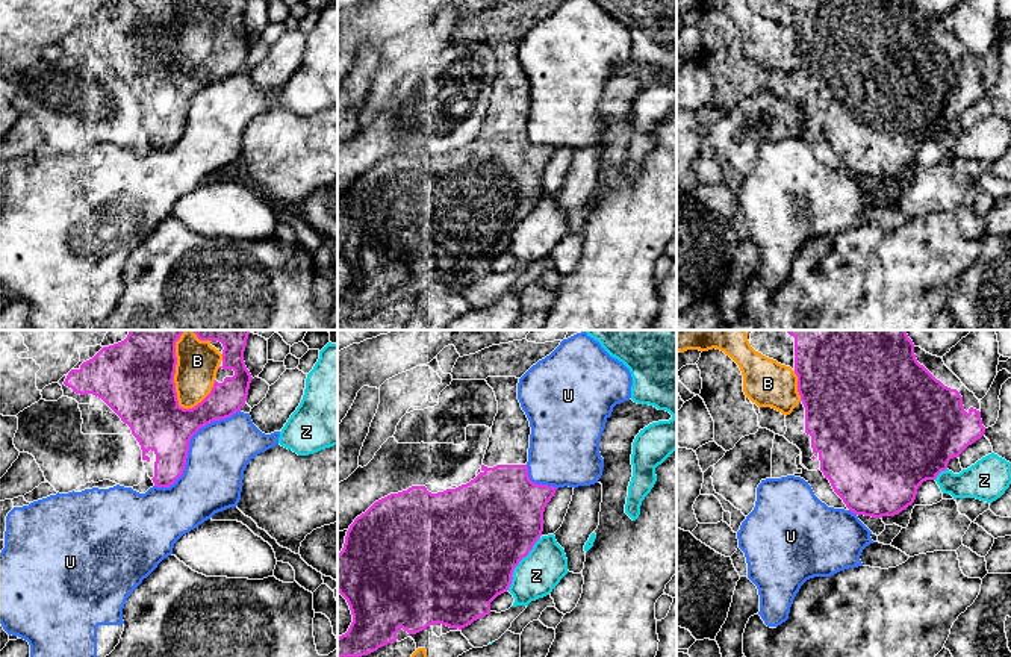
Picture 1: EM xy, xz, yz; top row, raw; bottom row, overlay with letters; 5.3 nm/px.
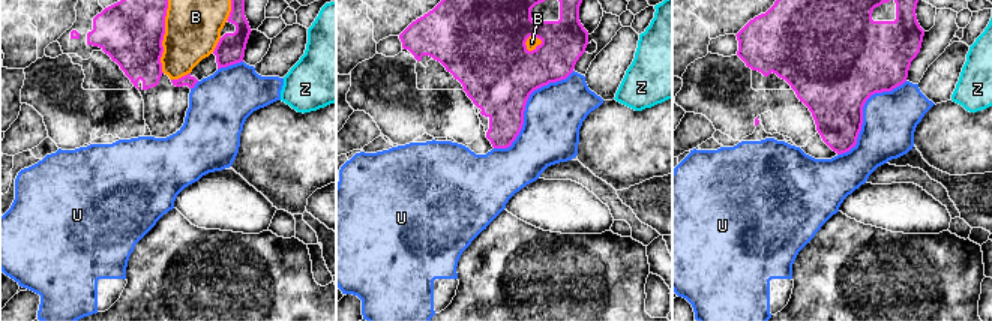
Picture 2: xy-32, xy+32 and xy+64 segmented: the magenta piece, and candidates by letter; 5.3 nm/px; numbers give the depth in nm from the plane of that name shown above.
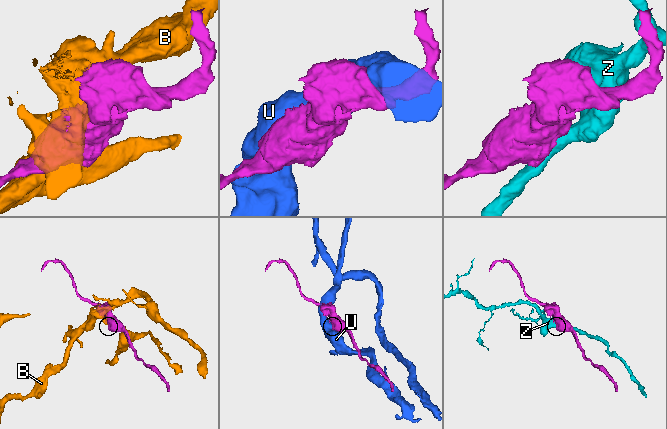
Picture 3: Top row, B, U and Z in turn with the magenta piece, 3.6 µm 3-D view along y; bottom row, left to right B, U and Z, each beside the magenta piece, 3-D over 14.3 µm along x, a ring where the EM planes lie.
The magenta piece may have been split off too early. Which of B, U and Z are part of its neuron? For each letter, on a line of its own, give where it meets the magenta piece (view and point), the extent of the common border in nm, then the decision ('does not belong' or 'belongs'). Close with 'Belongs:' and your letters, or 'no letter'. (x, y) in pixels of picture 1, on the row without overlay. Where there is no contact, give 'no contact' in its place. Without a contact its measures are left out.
B: xy (173, 40) | 380 nm | does not belong
U: xy (188, 106) | 600 nm | does not belong
Z: xz (518, 224) | 340 nm | does not belong
Belongs: no letter

